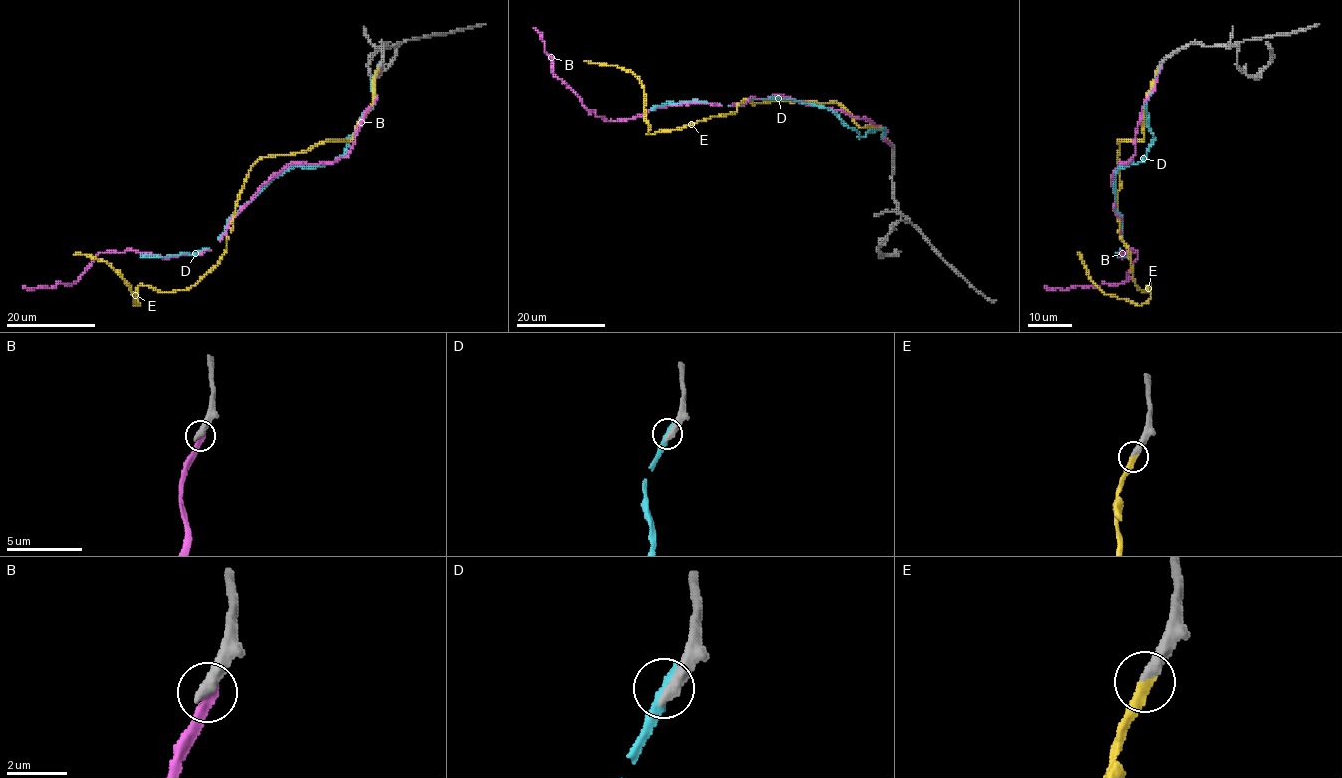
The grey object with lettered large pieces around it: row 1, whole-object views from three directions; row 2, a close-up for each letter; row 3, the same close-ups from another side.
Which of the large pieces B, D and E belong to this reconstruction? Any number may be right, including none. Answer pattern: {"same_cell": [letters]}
{"same_cell": ["E"]}

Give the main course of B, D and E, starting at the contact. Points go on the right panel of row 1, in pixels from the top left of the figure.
B: (1160, 68), (1133, 156), (1112, 176), (1119, 255), (1137, 252), (1133, 268), (1120, 284), (1044, 286)
D: (1159, 67), (1146, 106), (1152, 142), (1143, 159), (1115, 175), (1117, 254), (1126, 255)
E: (1158, 69), (1143, 139), (1119, 141), (1118, 152), (1120, 238), (1151, 297), (1105, 294), (1077, 254)

